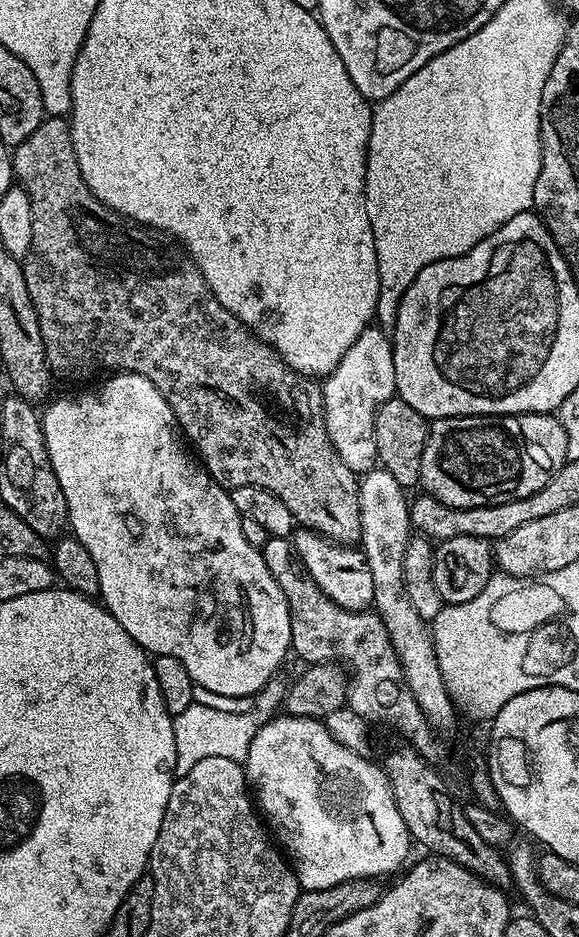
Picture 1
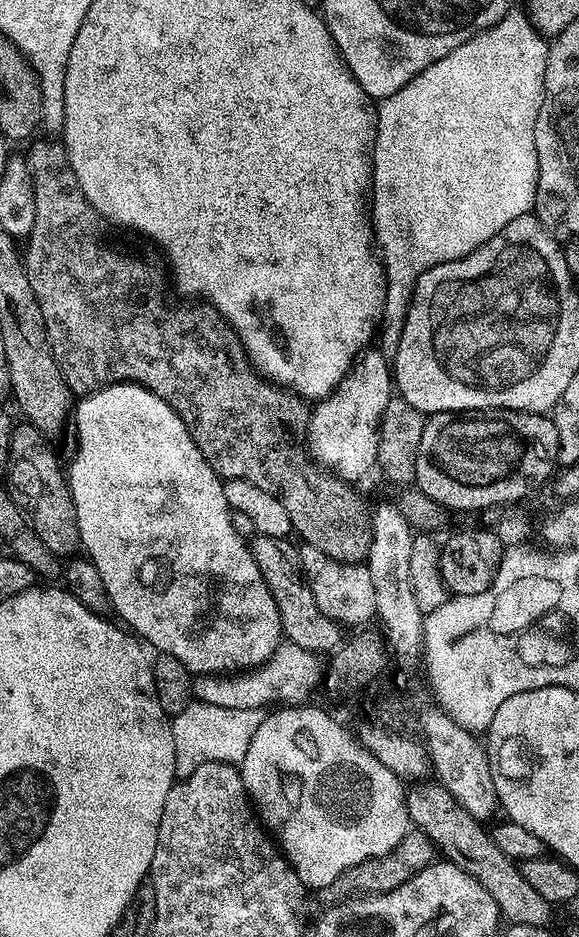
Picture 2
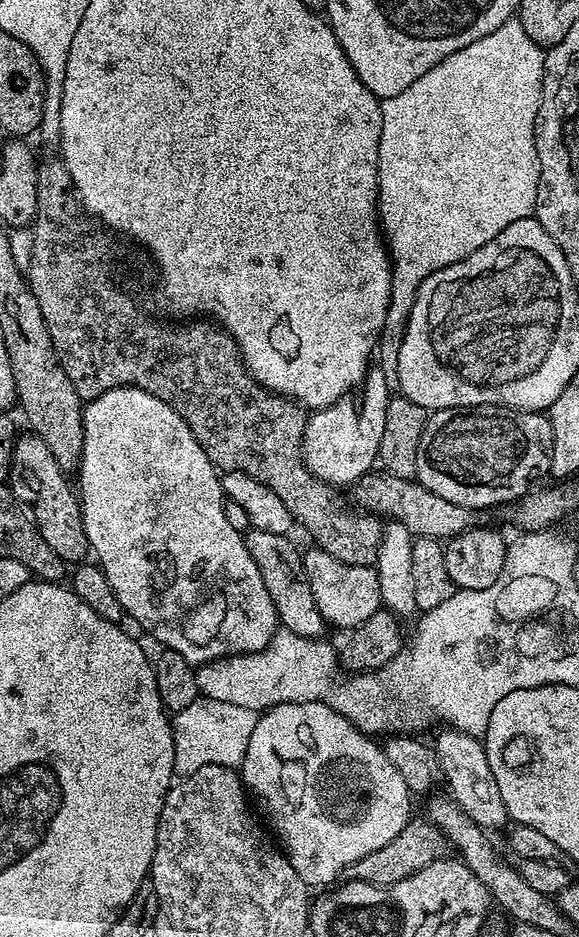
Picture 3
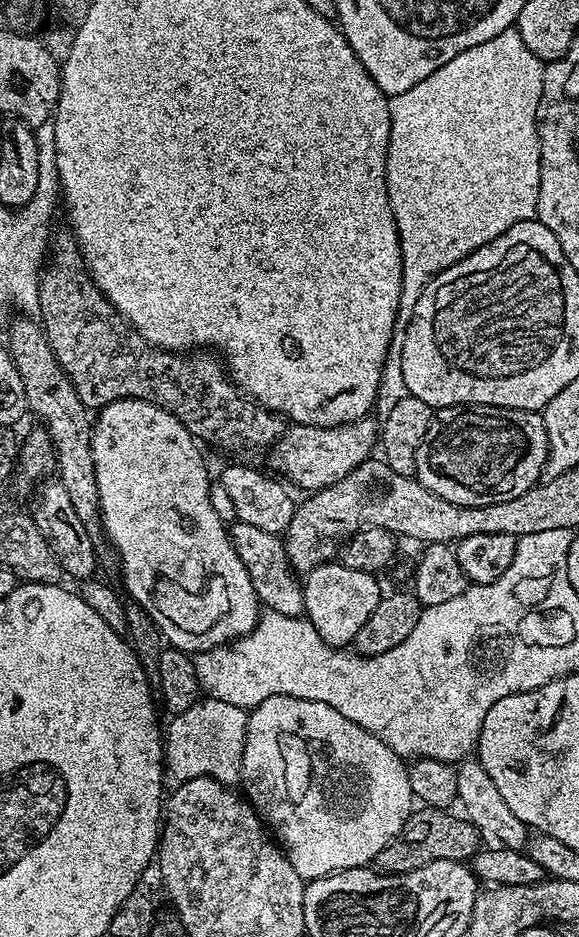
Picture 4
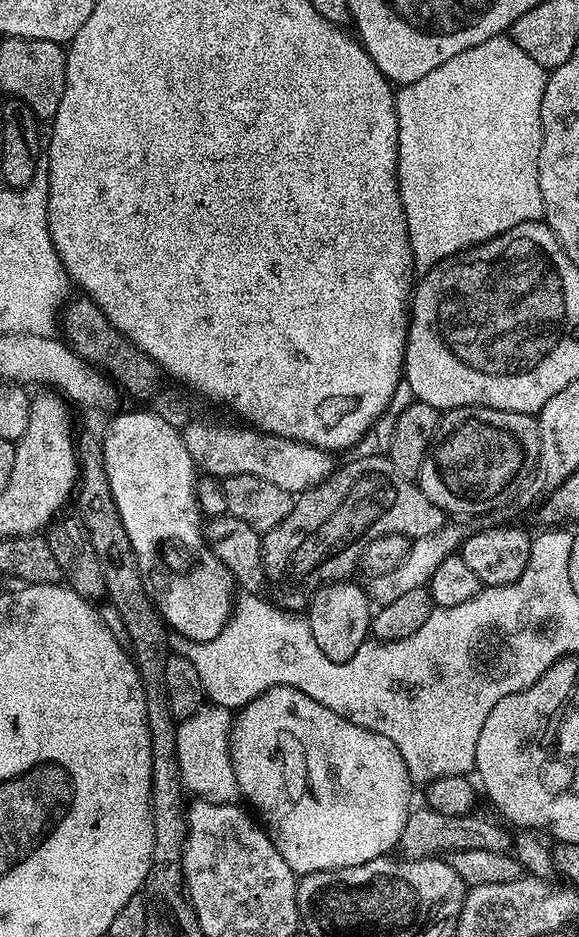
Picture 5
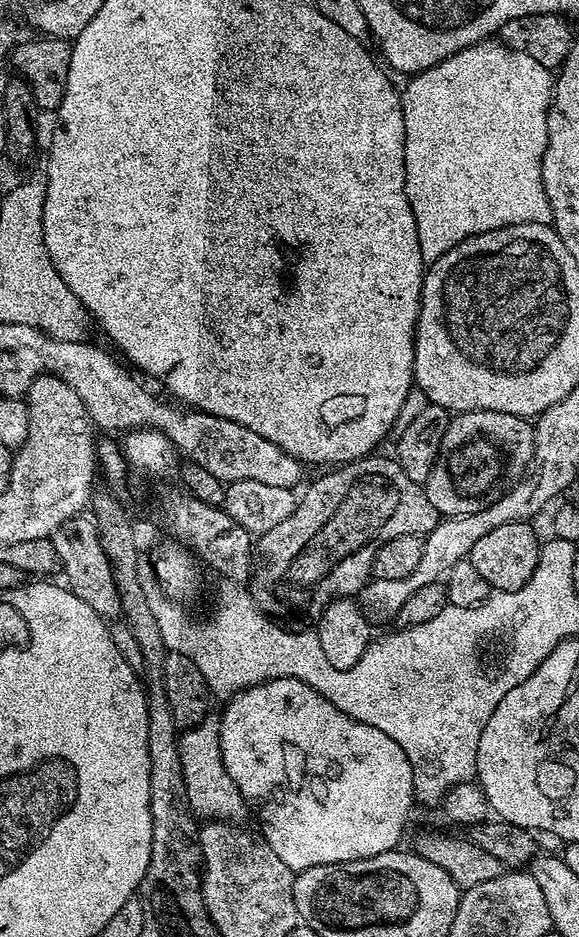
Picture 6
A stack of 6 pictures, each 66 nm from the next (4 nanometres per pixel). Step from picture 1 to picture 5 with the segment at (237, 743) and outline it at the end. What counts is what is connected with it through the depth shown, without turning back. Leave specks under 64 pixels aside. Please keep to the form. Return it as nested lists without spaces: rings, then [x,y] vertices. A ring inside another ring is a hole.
[[[211,702],[205,703],[190,718],[176,725],[178,770],[180,783],[193,797],[215,800],[217,804],[233,803],[240,796],[232,765],[232,725],[234,712]]]

